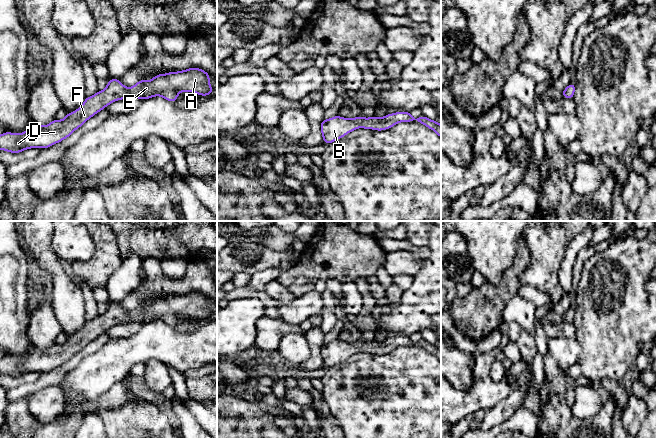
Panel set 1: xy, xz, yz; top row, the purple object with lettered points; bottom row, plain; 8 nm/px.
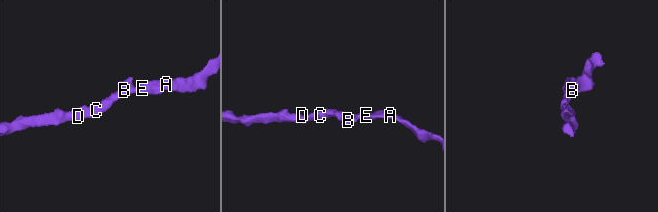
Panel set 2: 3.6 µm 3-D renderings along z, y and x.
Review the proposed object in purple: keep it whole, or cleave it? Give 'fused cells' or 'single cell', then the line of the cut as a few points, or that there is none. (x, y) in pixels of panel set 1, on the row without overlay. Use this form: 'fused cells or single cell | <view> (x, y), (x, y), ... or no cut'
single cell | no cut

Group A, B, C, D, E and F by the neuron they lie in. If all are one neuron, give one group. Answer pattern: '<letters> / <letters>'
A B C D E F

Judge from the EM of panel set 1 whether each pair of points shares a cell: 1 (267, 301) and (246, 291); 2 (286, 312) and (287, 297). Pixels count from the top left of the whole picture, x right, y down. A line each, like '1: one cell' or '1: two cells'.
1: one cell
2: two cells

